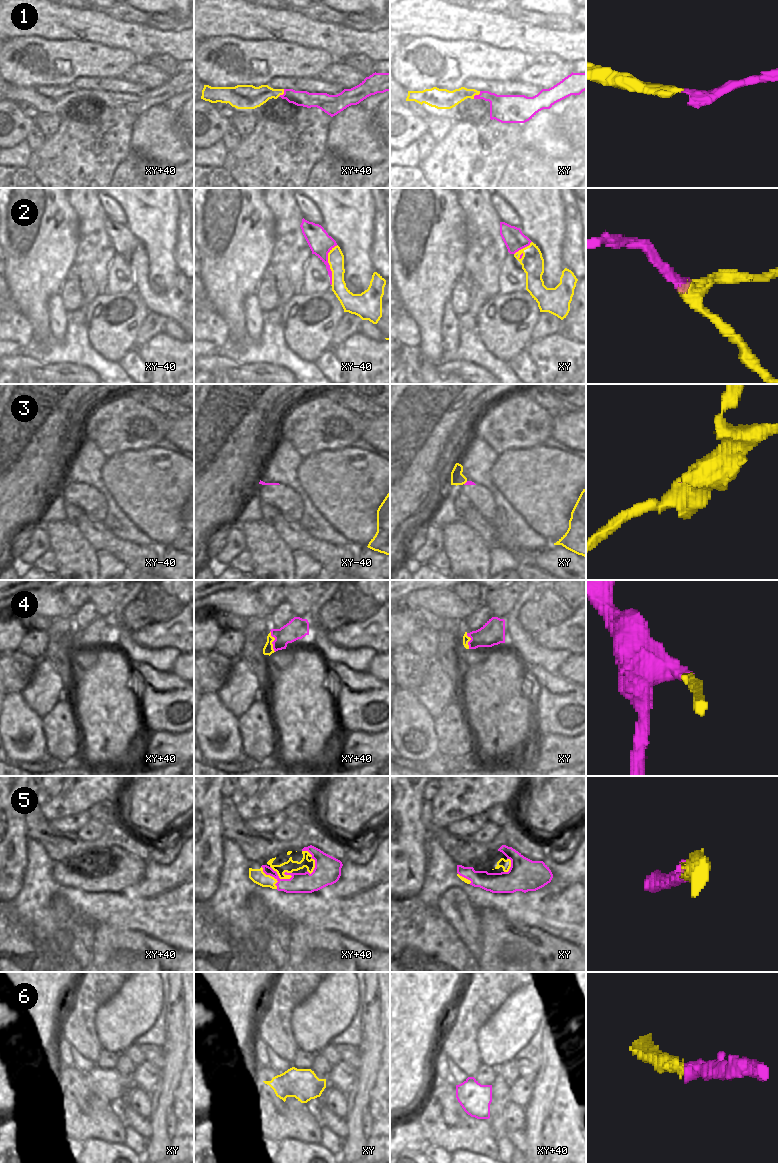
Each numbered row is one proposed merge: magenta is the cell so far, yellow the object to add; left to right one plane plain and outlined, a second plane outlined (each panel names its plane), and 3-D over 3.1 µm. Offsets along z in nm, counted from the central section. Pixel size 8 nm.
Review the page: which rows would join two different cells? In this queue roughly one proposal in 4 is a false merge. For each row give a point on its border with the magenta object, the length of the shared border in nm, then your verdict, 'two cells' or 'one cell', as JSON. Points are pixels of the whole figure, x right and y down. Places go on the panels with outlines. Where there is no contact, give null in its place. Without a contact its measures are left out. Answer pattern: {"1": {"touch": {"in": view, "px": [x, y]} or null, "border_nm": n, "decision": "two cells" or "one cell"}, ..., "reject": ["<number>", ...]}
{"1": {"touch": {"in": "xy", "px": [476, 95]}, "border_nm": 90, "decision": "one cell"}, "2": {"touch": {"in": "xy-40", "px": [329, 265]}, "border_nm": 340, "decision": "one cell"}, "3": {"touch": {"in": "xy", "px": [465, 483]}, "border_nm": 40, "decision": "two cells"}, "4": {"touch": {"in": "xy+40", "px": [273, 641]}, "border_nm": 170, "decision": "one cell"}, "5": {"touch": {"in": "xy+40", "px": [279, 878]}, "border_nm": 200, "decision": "one cell"}, "6": {"touch": null, "decision": "one cell"}, "reject": ["3"]}

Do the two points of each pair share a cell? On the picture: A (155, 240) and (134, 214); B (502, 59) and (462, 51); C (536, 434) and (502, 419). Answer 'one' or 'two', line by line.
A: one
B: one
C: one

